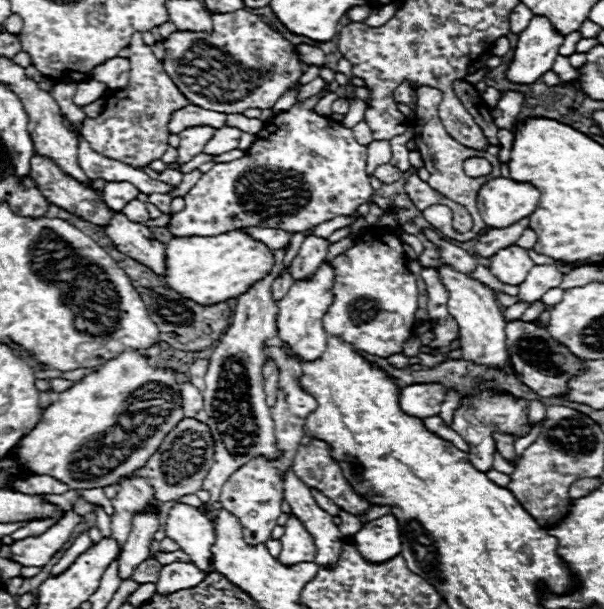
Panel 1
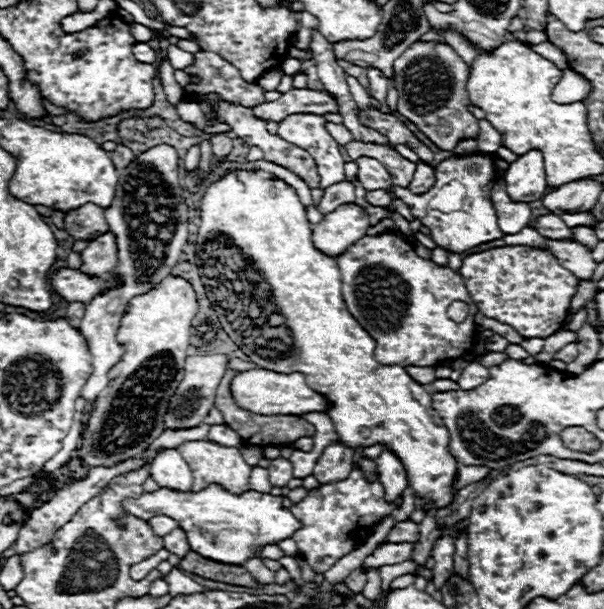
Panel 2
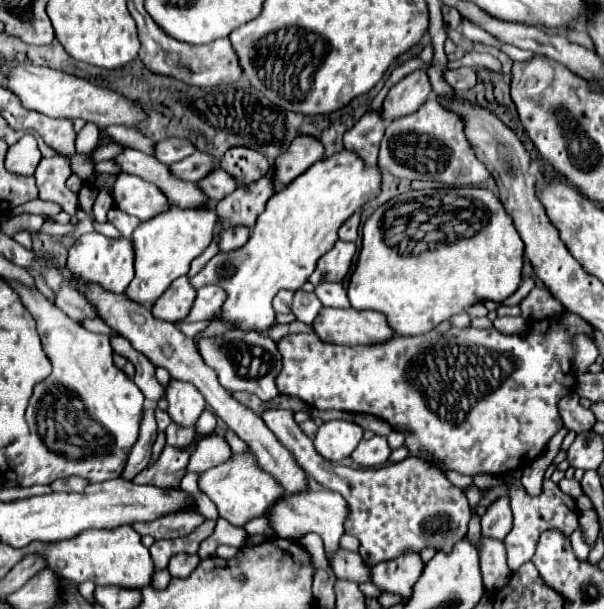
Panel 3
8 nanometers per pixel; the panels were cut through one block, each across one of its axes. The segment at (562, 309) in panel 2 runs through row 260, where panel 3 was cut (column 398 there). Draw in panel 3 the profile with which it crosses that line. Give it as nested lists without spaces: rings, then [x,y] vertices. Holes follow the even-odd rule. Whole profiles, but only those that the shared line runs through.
[[[264,410],[260,416],[280,438],[280,442],[294,454],[298,466],[308,476],[312,476],[324,488],[342,494],[348,504],[344,530],[360,540],[360,556],[368,566],[398,558],[406,552],[420,554],[424,548],[450,554],[454,544],[466,536],[470,520],[468,498],[438,468],[434,470],[432,464],[410,456],[398,464],[382,468],[344,468],[342,464],[328,462],[314,450],[312,440],[294,422],[292,410]]]

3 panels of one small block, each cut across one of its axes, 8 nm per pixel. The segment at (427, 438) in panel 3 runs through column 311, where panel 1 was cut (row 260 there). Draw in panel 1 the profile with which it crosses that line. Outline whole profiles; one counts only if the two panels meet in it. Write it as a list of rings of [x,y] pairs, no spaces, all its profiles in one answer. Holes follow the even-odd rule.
[[[368,230],[366,234],[356,238],[356,244],[352,248],[336,256],[332,260],[332,266],[334,266],[334,286],[332,286],[334,302],[328,314],[324,316],[326,334],[342,338],[344,342],[350,342],[356,350],[372,354],[372,356],[388,358],[392,354],[398,354],[406,338],[412,336],[414,314],[418,308],[416,278],[406,268],[406,256],[404,256],[402,242],[398,240],[398,236],[388,230]]]

